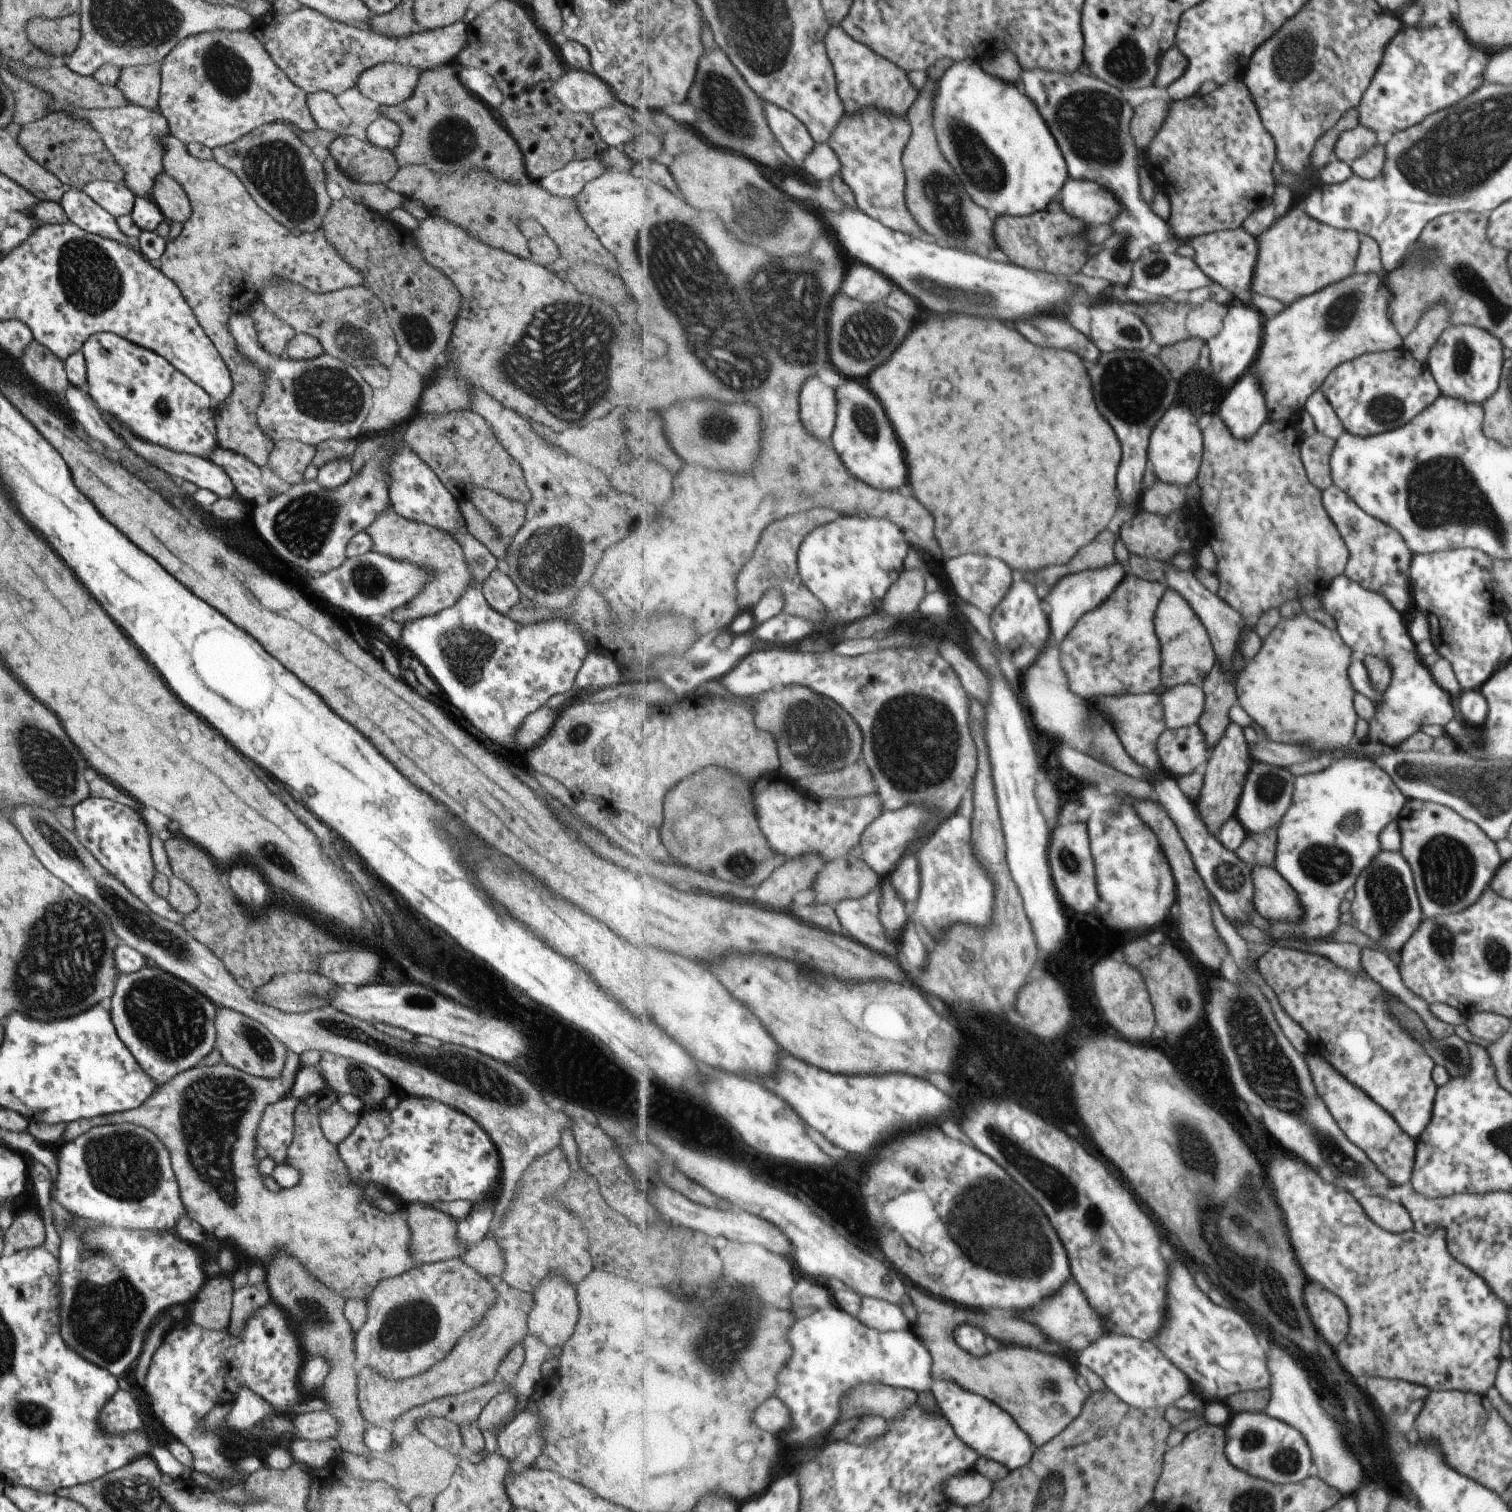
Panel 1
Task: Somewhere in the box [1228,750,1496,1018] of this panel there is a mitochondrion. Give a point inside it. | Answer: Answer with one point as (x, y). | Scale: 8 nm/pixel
(1447, 866)

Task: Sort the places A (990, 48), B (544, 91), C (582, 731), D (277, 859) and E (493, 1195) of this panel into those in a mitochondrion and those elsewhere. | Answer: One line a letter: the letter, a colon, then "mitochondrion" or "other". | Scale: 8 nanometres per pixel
A: other
B: other
C: mitochondrion
D: mitochondrion
E: other

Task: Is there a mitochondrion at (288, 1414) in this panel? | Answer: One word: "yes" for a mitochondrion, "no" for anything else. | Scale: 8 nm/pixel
no

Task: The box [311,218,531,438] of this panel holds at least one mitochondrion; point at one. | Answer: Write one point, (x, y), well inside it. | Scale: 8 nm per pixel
(360, 345)

